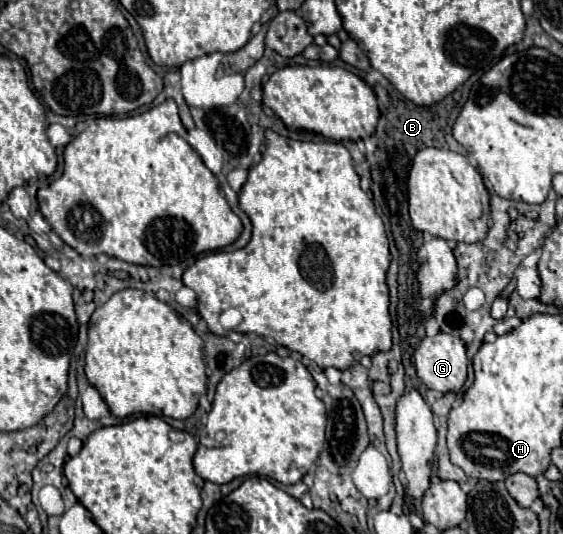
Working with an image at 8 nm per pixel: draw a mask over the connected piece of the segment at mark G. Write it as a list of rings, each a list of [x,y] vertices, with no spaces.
[[[449,333],[423,337],[415,349],[417,377],[427,389],[441,393],[459,391],[467,379],[465,343]]]

